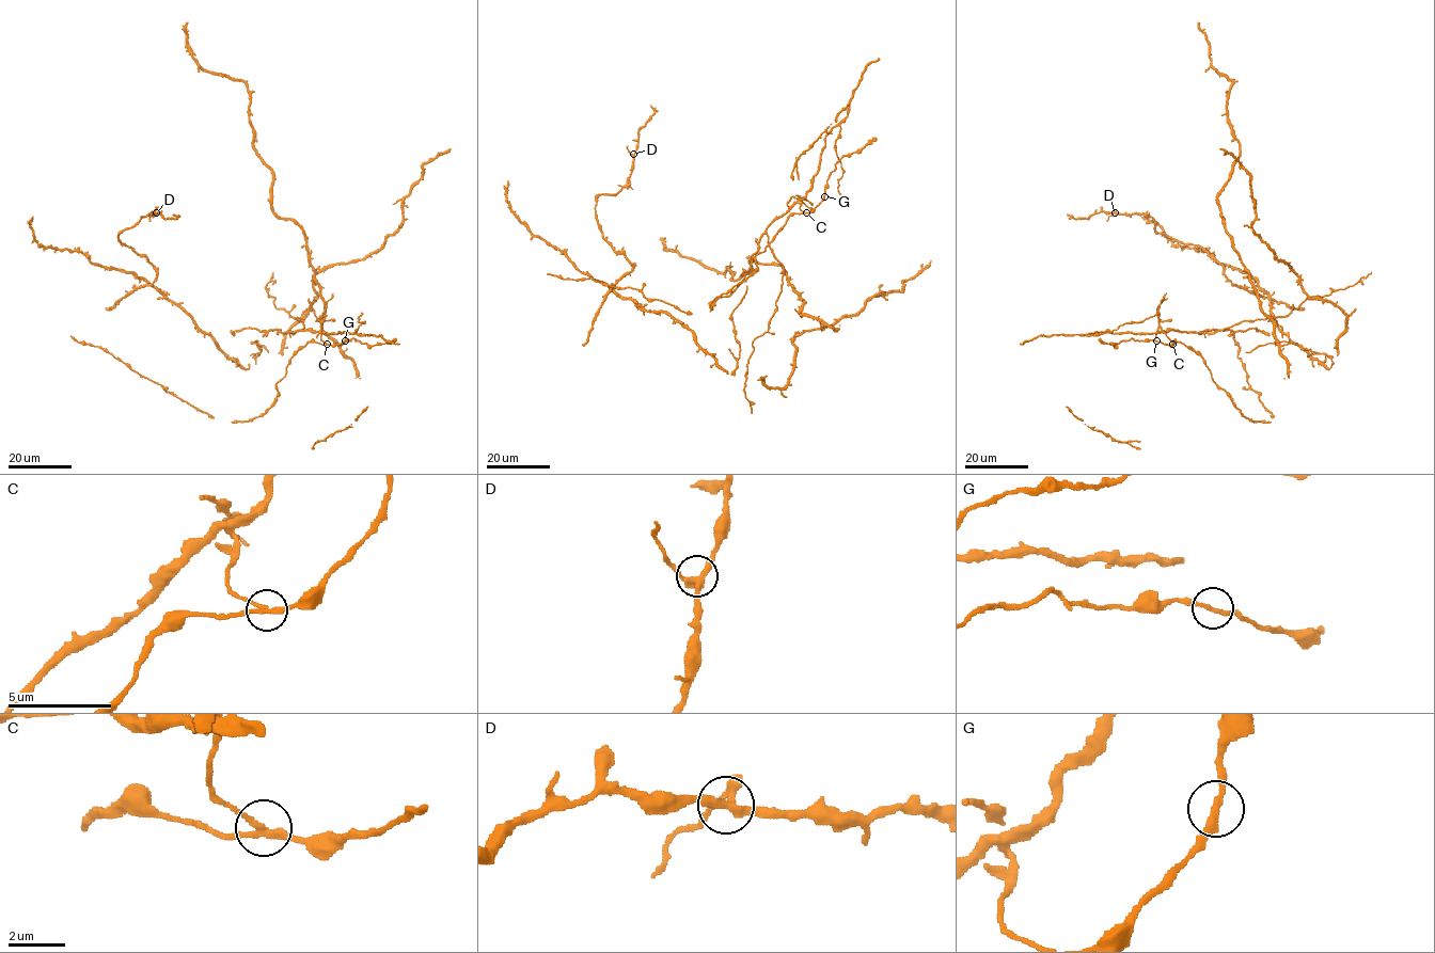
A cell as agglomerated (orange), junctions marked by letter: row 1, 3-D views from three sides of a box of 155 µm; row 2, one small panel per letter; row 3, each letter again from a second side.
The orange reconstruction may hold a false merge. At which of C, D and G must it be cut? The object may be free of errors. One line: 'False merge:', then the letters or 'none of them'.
False merge: C

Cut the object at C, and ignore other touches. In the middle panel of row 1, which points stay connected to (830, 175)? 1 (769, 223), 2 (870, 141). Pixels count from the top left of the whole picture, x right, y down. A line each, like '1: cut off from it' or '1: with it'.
1: cut off from it
2: with it

